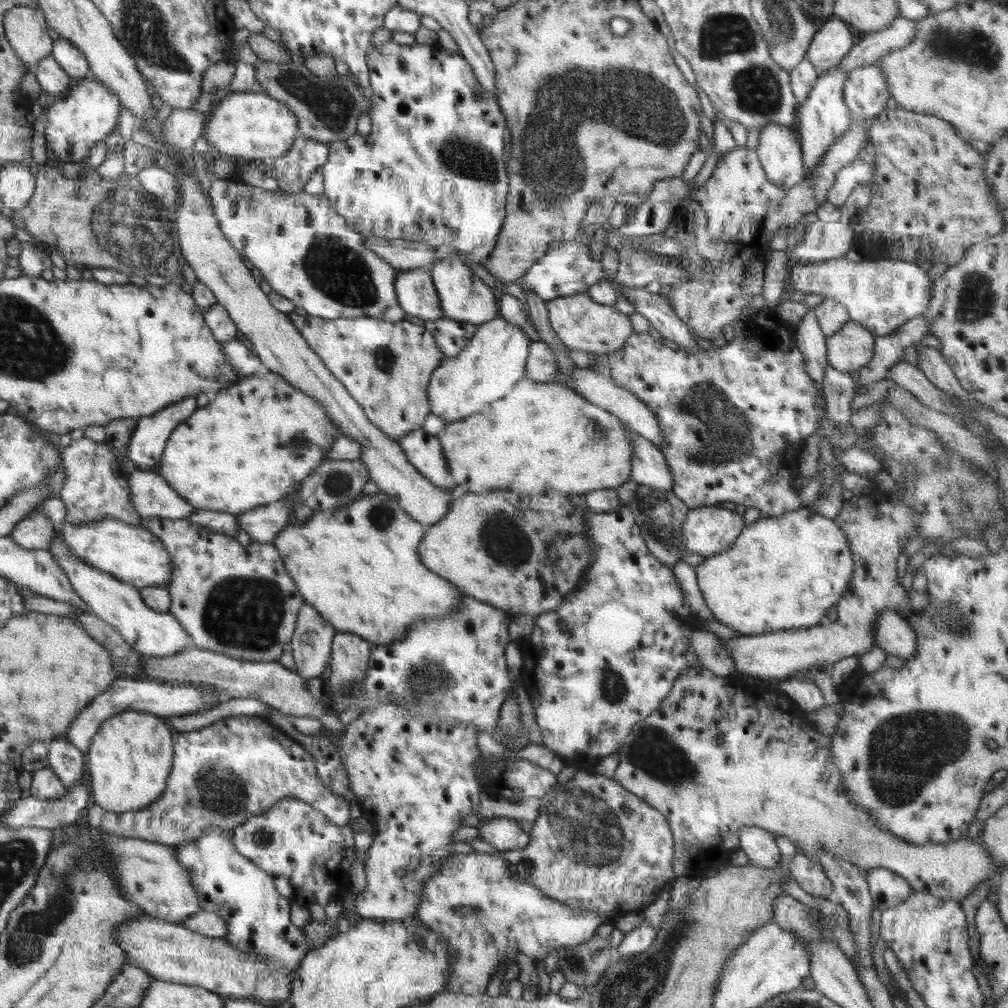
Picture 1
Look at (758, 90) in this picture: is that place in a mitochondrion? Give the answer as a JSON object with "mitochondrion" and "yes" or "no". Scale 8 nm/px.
{"mitochondrion":"yes"}

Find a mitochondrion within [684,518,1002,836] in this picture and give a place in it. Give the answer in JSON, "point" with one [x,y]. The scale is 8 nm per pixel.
{"point":[904,752]}

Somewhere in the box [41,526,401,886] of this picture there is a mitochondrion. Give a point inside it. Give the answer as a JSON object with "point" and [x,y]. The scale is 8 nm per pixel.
{"point":[244,612]}

